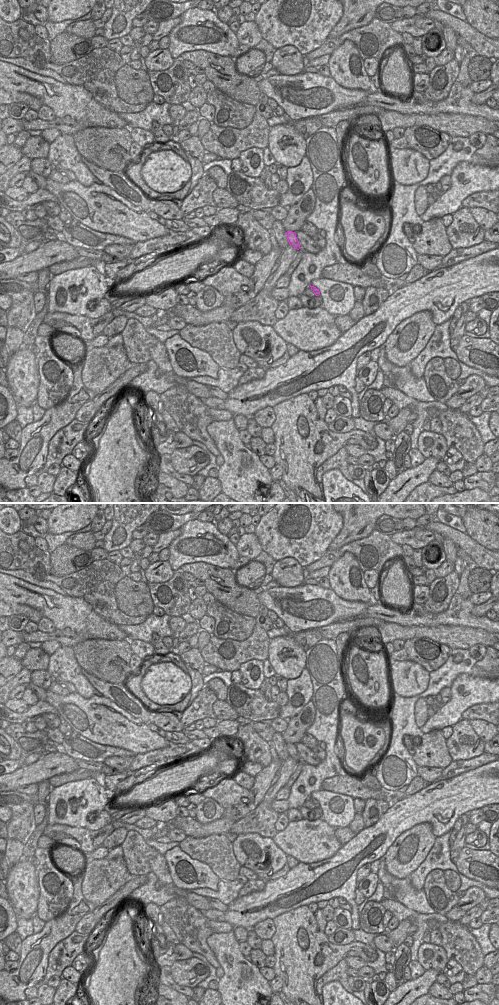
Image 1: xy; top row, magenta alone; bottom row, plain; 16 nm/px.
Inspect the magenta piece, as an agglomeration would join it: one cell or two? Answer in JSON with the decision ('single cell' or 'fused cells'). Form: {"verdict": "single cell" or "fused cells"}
{"verdict": "fused cells"}

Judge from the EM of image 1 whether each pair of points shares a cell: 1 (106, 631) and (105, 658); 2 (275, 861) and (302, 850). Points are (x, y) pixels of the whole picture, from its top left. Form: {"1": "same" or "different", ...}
{"1": "different", "2": "different"}

